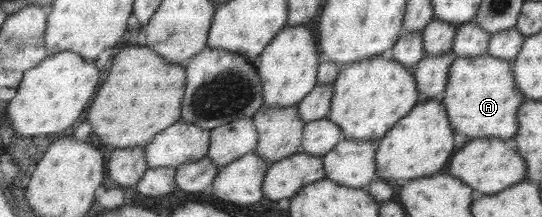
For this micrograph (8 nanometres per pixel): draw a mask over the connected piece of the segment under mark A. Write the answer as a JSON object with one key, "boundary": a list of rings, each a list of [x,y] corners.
{"boundary":[[[488,54],[454,58],[441,99],[455,134],[464,134],[470,140],[512,138],[518,132],[516,112],[525,101],[525,96],[517,87],[512,62]]]}

